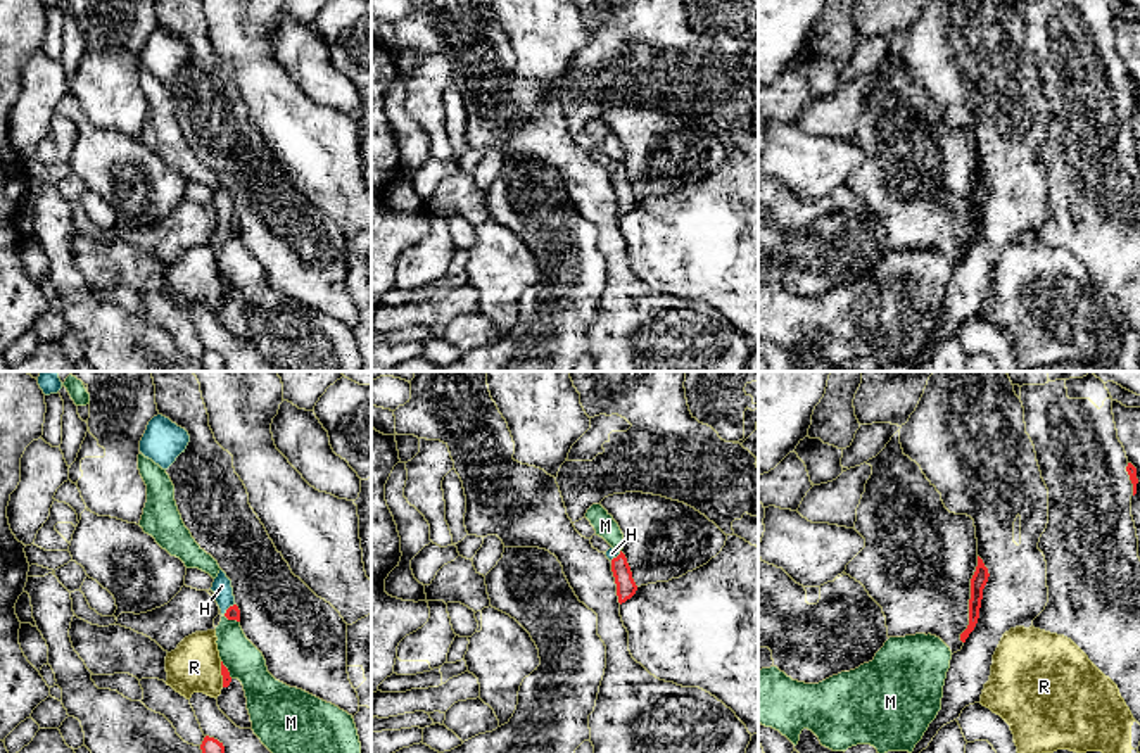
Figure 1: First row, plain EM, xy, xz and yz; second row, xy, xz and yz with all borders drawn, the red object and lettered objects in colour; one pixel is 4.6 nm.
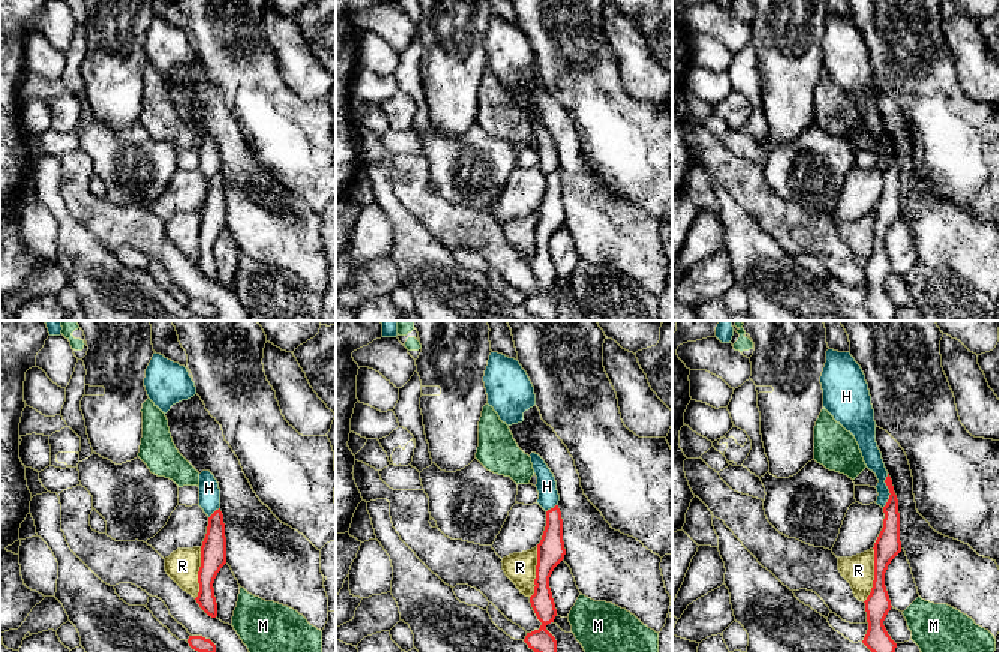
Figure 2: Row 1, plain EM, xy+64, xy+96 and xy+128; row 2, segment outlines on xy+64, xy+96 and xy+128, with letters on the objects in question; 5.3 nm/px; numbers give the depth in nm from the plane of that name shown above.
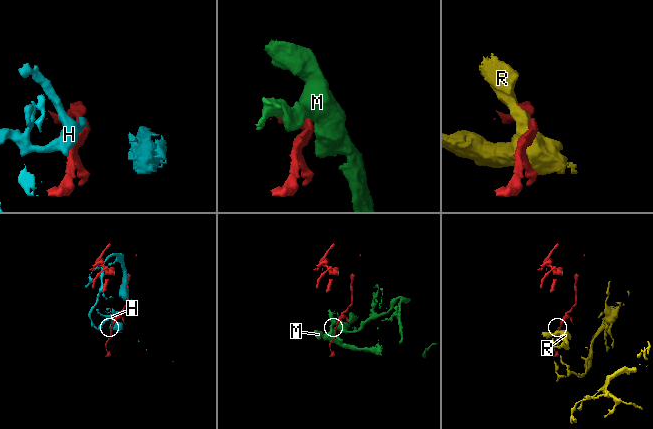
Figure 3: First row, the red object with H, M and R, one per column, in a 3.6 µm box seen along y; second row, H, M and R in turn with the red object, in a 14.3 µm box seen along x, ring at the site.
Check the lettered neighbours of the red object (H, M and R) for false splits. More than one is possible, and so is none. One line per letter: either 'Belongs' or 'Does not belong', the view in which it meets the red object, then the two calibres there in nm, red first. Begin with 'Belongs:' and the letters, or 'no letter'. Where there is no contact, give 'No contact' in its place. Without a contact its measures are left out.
Belongs: no letter
H: Does not belong. Touches red in xy. Thickness 60 nm (red) against 90 nm
M: Does not belong. Touches red in xy. Thickness 60 nm (red) against 170 nm
R: Does not belong. Touches red in xy. Thickness 50 nm (red) against 240 nm

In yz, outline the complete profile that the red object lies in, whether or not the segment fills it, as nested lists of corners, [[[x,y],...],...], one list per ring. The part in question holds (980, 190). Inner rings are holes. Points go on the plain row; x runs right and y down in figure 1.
[[[978,169],[978,180],[971,192],[969,238],[960,247],[962,256],[966,256],[966,252],[969,250],[969,247],[974,244],[974,240],[978,237],[981,212],[983,212],[983,202],[988,195],[988,190],[990,190],[988,181],[985,180],[983,173]]]

